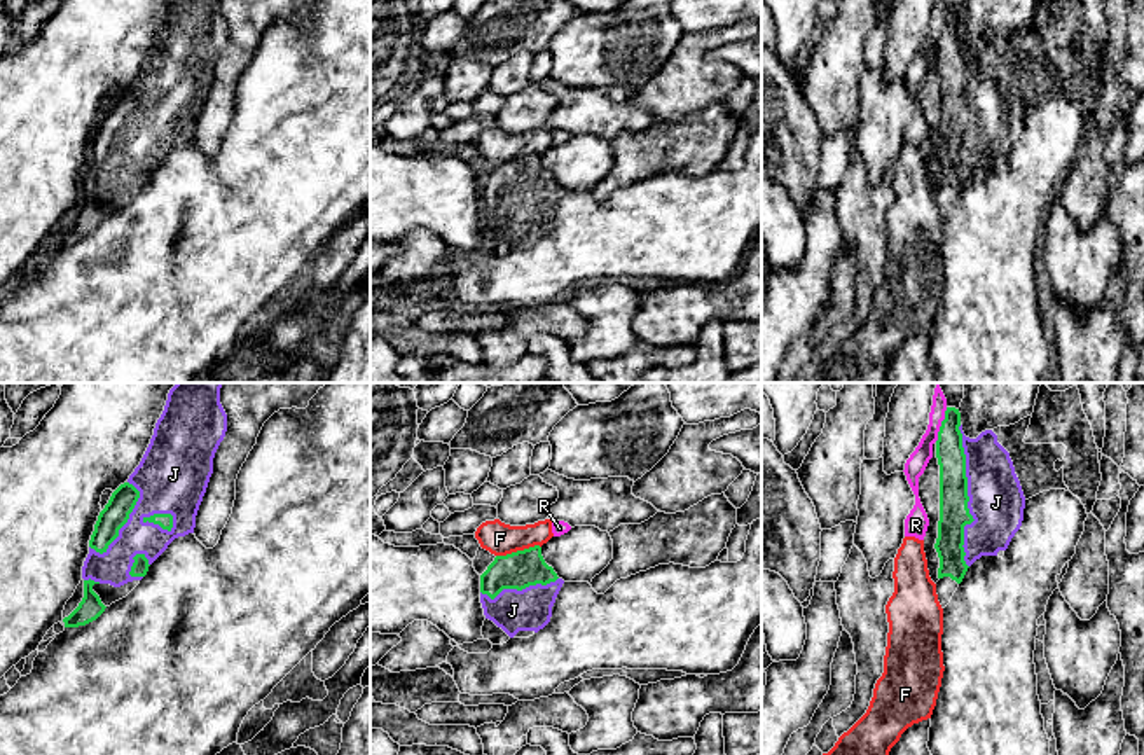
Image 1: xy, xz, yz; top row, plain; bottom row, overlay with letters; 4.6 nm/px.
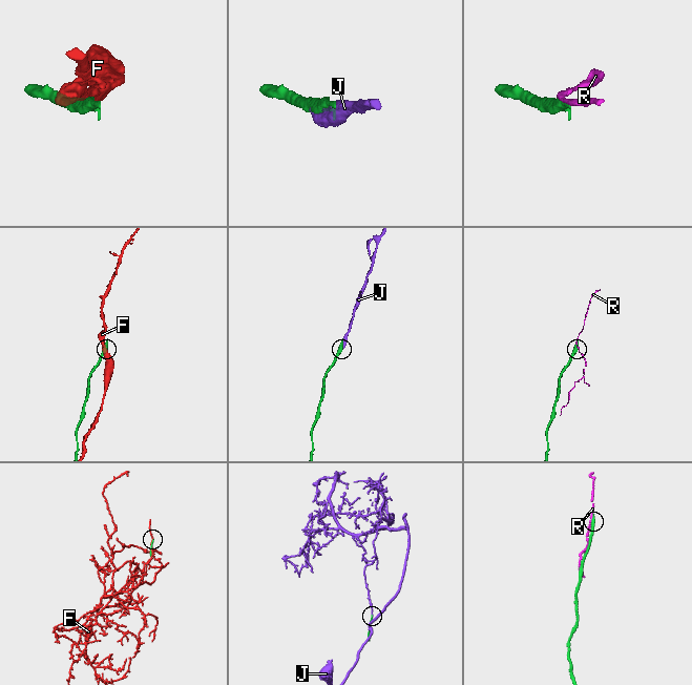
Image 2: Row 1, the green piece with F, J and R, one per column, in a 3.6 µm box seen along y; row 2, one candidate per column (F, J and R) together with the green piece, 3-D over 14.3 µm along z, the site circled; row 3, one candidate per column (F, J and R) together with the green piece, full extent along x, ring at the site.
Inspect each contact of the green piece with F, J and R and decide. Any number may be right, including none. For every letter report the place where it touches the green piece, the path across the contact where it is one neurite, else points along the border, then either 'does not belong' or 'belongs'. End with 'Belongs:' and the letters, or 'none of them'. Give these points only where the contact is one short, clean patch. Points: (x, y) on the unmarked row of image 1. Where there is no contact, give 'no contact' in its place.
F: xz (517, 159) | does not belong
J: yz (968, 105) | belongs
R: yz (942, 34) | does not belong
Belongs: J

